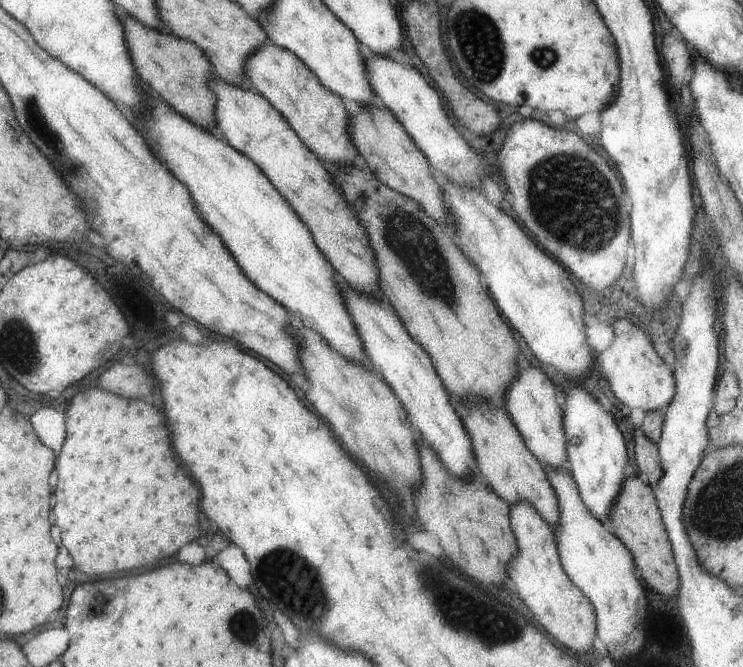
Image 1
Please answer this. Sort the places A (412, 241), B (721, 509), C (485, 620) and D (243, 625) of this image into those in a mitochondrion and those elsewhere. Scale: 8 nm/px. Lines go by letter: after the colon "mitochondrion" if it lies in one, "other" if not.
A: mitochondrion
B: mitochondrion
C: mitochondrion
D: mitochondrion

